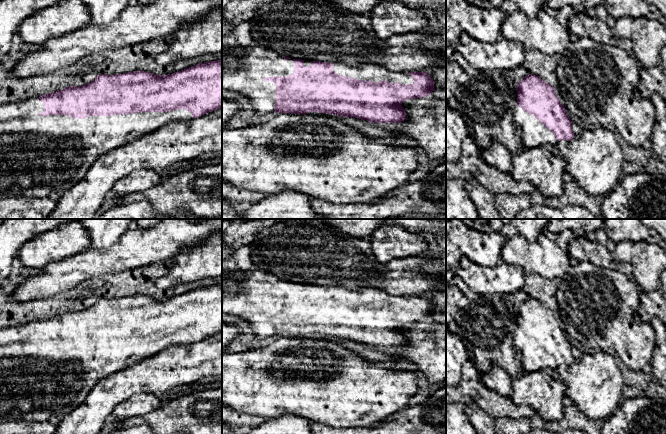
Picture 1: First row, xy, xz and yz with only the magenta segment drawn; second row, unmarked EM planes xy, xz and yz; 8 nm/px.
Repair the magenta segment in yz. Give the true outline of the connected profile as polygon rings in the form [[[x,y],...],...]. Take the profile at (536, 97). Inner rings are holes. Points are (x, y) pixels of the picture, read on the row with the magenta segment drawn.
[[[529,74],[517,84],[517,102],[513,118],[521,129],[523,148],[553,147],[559,141],[571,141],[575,134],[567,110],[555,93],[555,88],[539,76]]]

